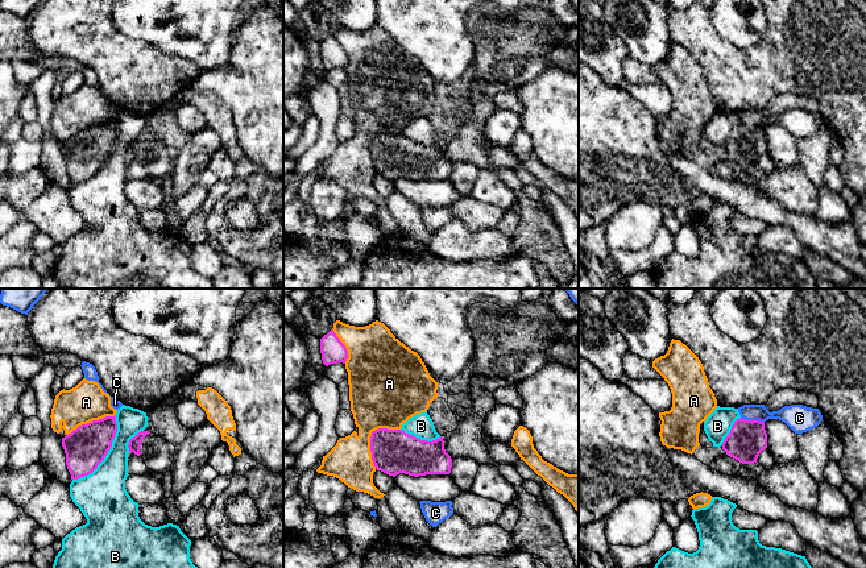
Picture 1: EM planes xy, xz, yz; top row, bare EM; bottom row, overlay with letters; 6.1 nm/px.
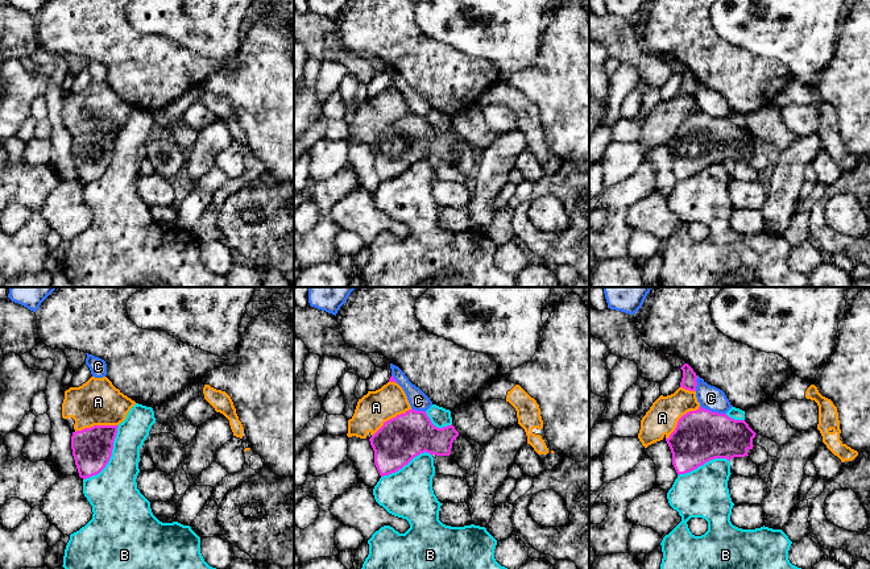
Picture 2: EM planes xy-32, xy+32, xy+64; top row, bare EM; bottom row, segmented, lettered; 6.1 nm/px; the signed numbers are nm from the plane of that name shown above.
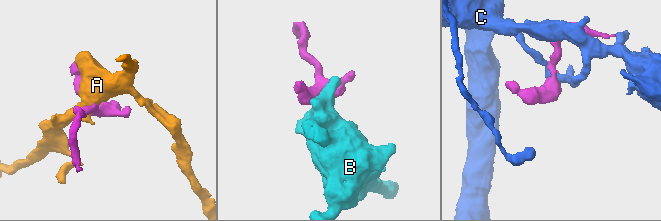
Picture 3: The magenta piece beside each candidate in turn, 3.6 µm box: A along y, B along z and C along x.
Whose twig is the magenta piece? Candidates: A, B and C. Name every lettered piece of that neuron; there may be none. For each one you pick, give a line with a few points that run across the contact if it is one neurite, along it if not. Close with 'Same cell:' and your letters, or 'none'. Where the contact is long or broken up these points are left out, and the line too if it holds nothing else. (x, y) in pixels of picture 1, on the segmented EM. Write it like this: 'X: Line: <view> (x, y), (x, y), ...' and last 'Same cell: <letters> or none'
Same cell: none

